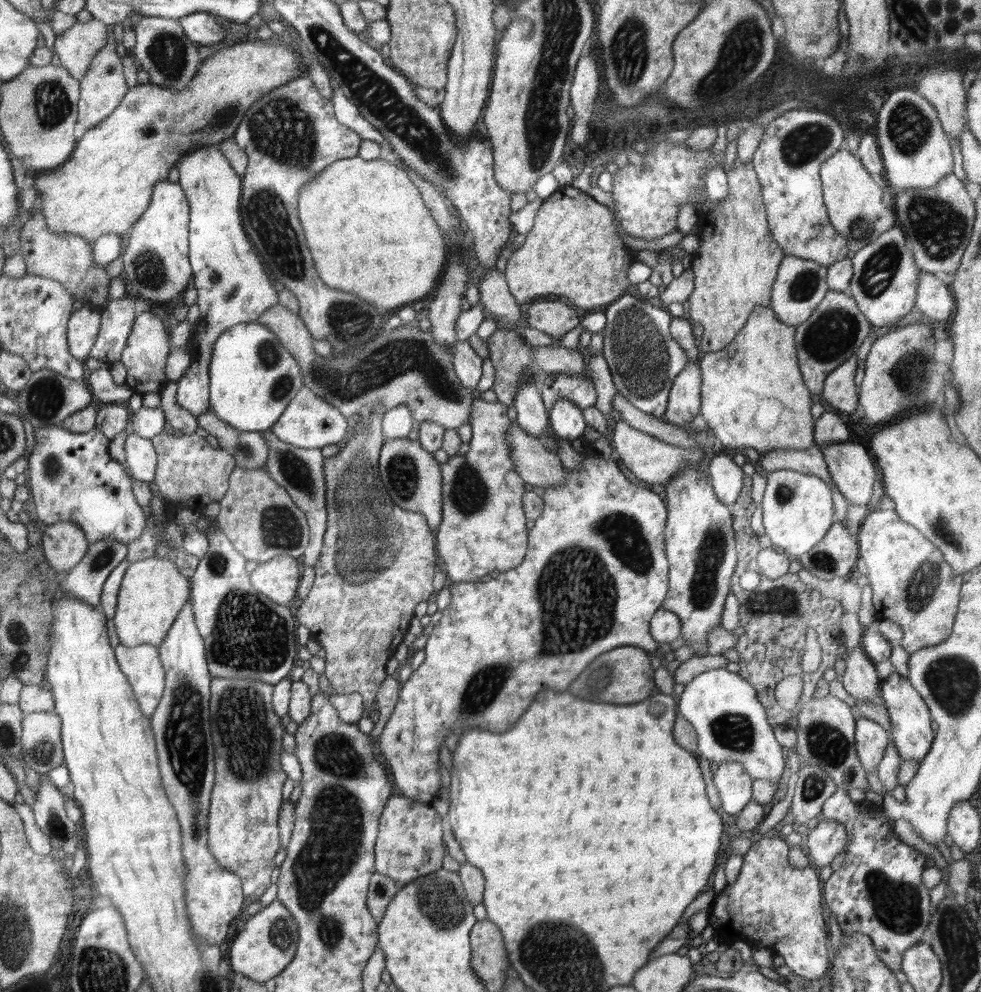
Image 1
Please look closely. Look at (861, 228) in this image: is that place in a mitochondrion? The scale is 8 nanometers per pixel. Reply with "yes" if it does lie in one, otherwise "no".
yes

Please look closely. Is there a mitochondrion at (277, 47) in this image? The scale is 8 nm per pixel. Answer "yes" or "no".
no

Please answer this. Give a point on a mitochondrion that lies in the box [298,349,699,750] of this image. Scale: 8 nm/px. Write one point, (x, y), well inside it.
(351, 564)

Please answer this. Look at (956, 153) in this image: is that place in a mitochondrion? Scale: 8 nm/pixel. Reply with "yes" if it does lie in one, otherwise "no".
no

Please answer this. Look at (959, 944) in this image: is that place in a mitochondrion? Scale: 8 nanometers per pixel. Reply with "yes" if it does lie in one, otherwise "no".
yes

